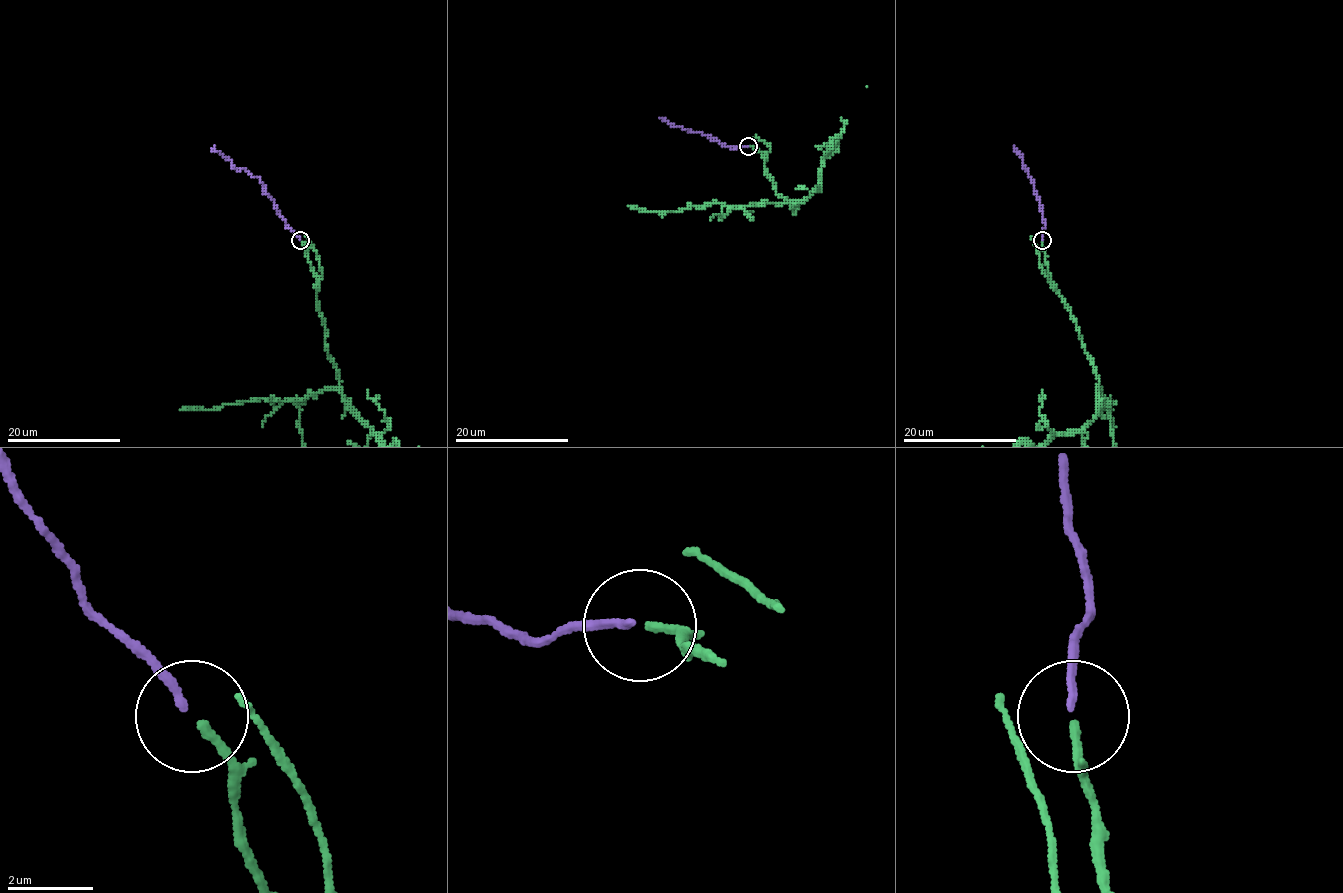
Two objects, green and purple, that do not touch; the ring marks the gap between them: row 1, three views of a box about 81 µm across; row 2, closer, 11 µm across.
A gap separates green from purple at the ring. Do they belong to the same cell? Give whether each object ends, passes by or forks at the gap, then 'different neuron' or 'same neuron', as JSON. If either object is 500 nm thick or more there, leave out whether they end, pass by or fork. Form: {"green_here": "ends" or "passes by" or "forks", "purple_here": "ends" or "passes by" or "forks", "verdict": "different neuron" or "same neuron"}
{"green_here": "ends", "purple_here": "ends", "verdict": "same neuron"}

